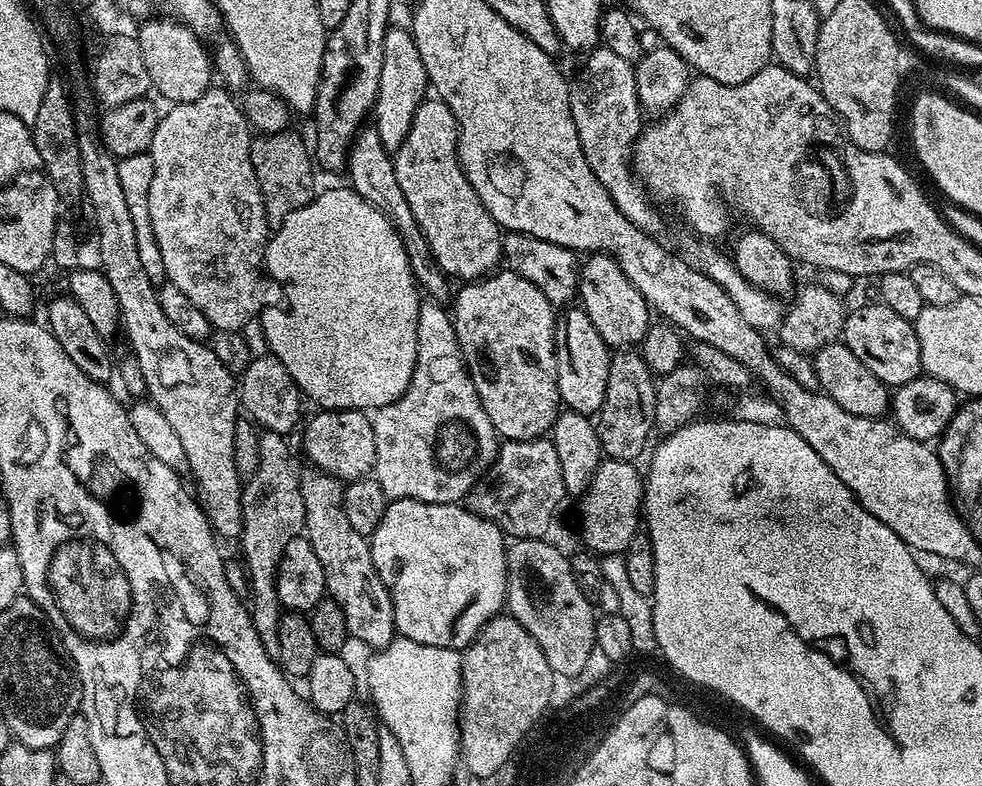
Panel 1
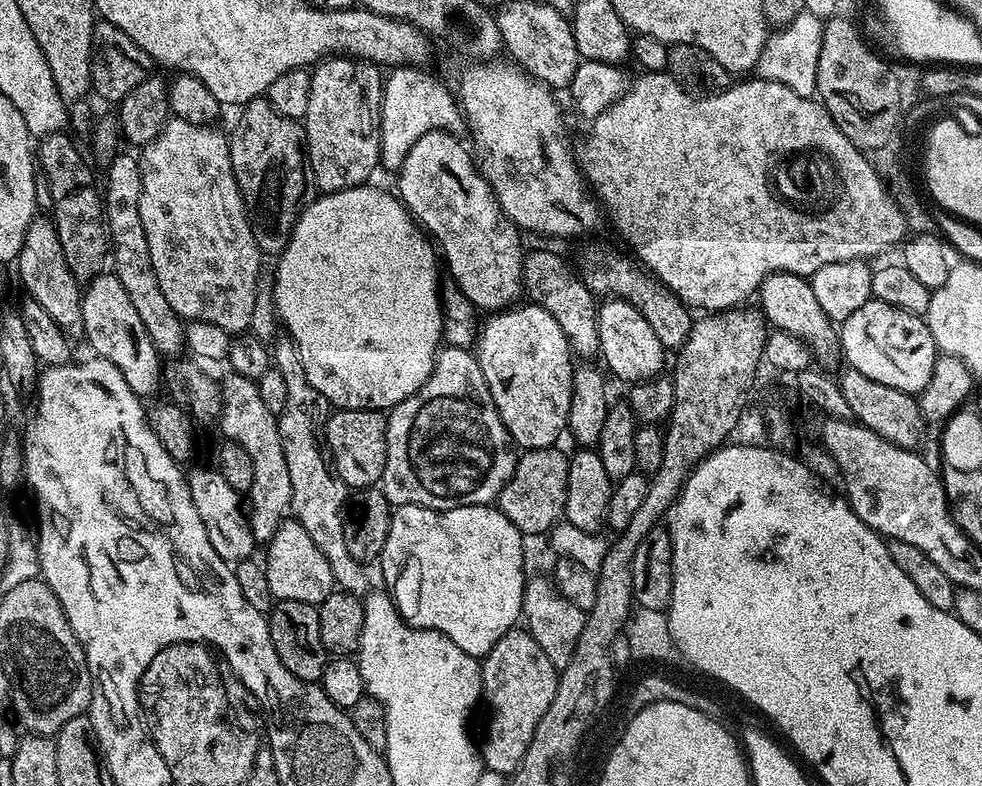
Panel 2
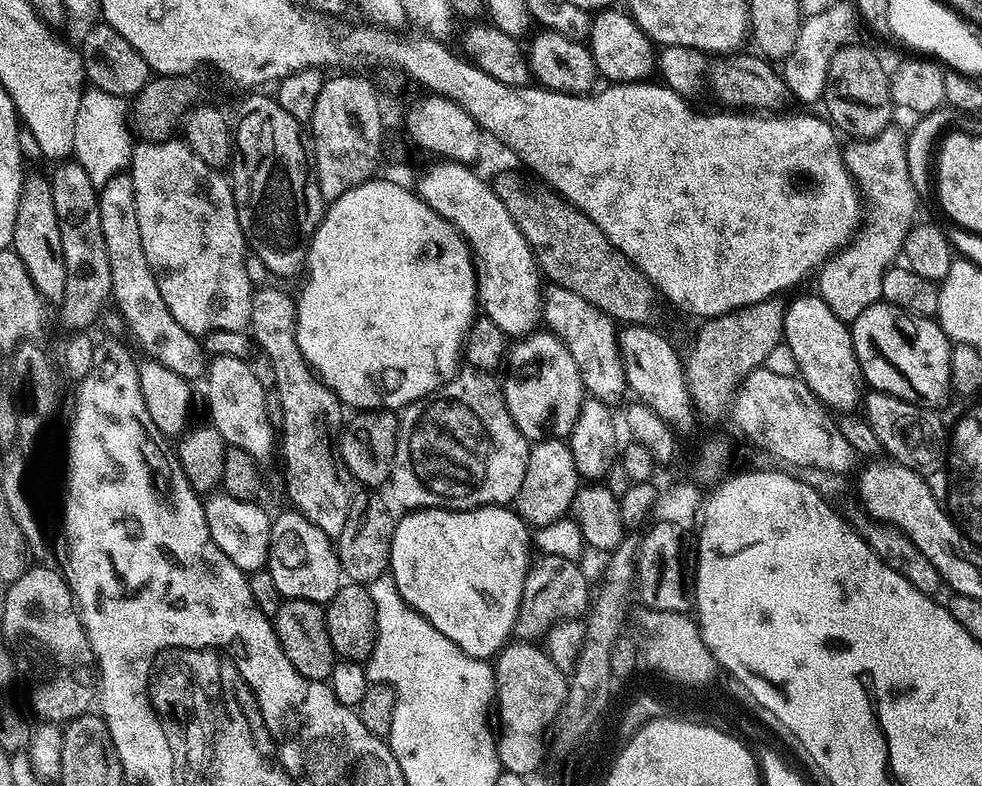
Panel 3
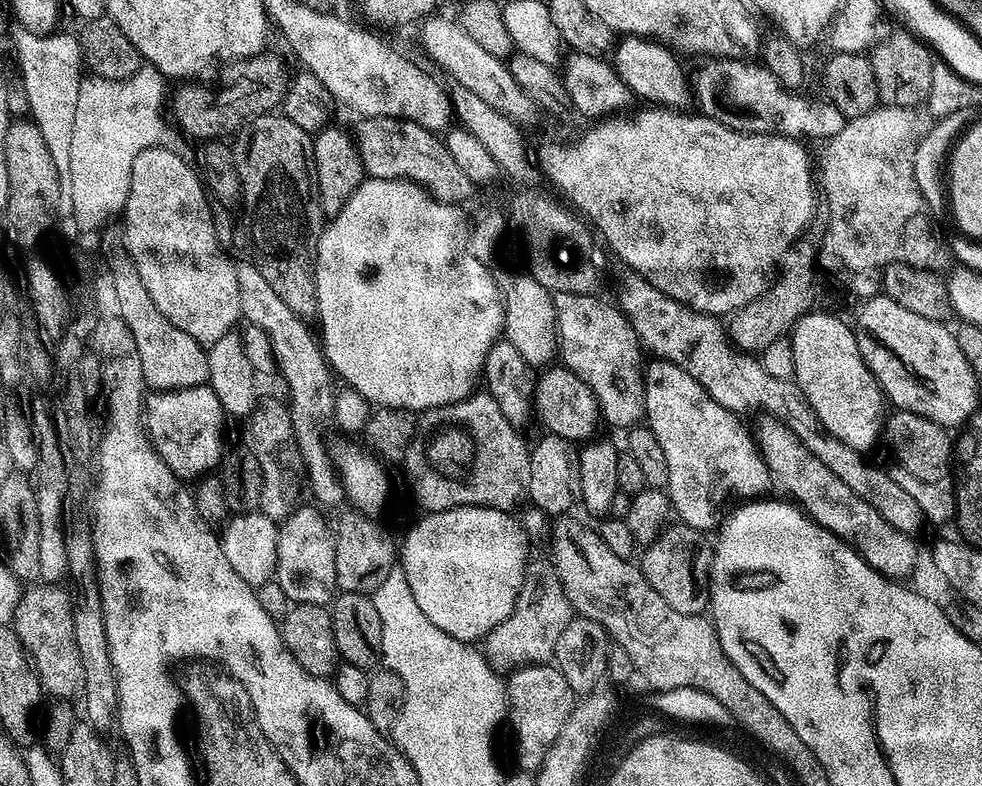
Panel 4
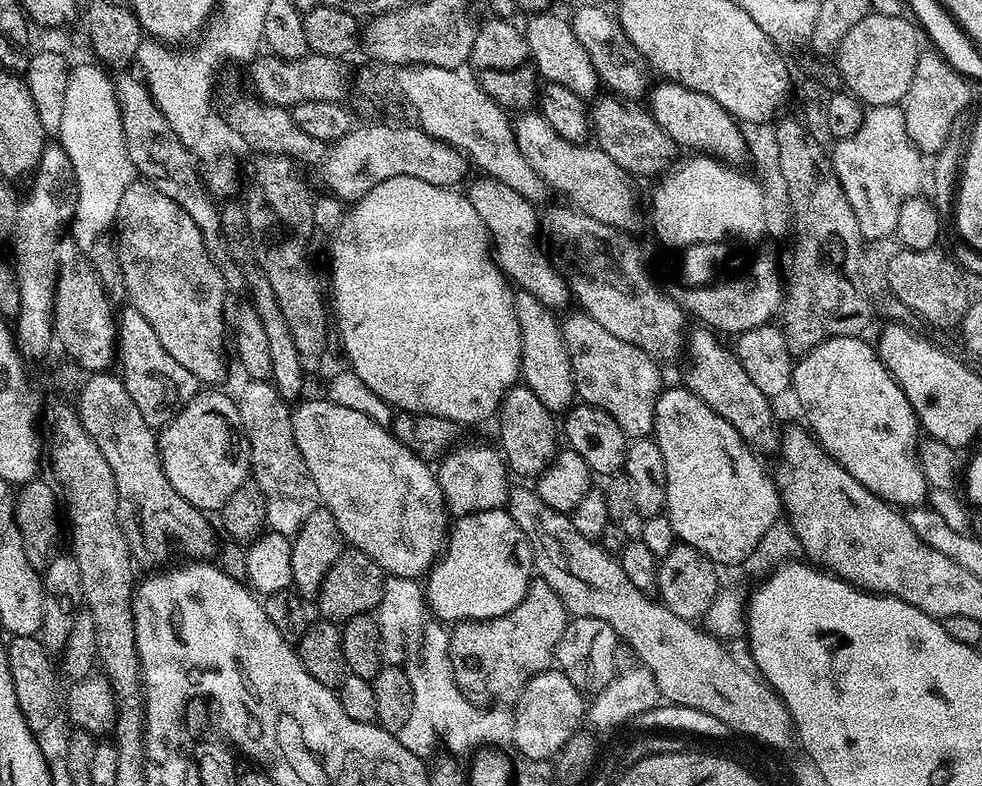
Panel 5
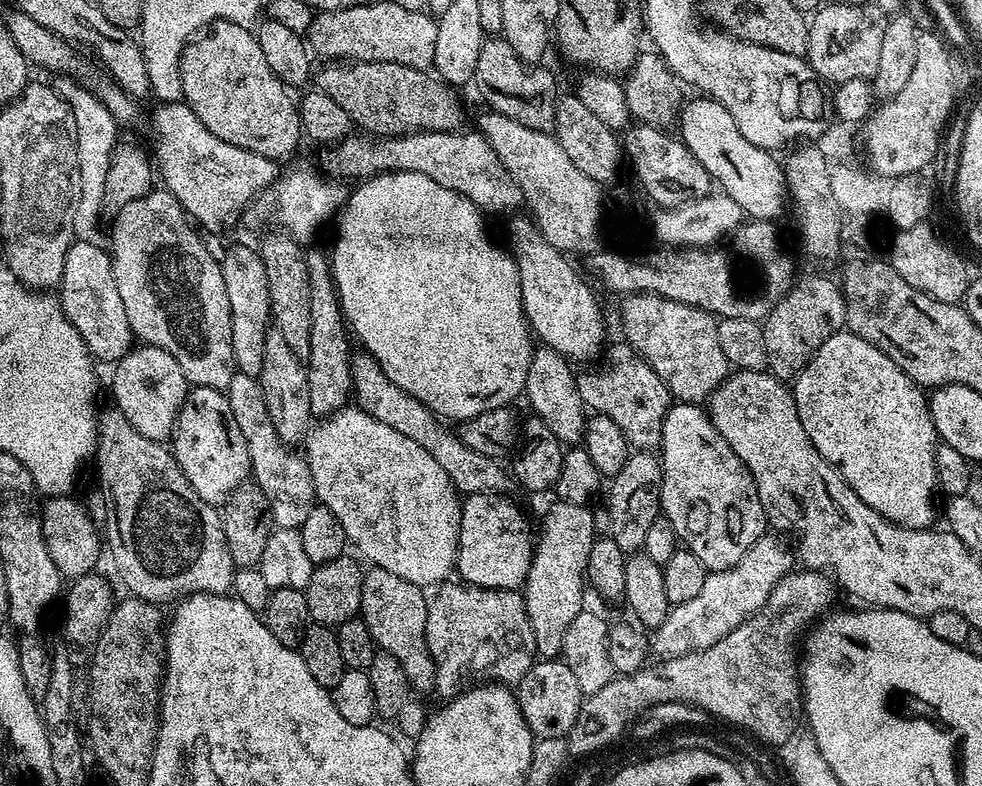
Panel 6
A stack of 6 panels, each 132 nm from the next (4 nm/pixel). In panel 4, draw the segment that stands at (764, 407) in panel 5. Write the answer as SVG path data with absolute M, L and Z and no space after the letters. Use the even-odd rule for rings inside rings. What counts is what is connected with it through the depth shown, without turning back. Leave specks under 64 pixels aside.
M764 418L764 421L754 428L754 439L759 447L760 457L764 459L768 473L772 475L772 484L780 487L784 492L789 492L789 494L784 494L799 505L808 519L830 530L832 535L844 541L845 544L851 544L874 571L887 576L889 580L907 581L907 576L916 568L917 541L913 537L902 534L902 530L894 530L894 526L890 526L890 522L886 522L886 518L882 518L882 514L878 514L878 510L870 506L870 502L858 498L858 494L854 494L854 490L850 490L846 482L839 480L823 462L818 462L818 458L814 458L814 454L810 454L810 450L802 446L798 434L794 434L794 430L787 428L782 421L775 418Z

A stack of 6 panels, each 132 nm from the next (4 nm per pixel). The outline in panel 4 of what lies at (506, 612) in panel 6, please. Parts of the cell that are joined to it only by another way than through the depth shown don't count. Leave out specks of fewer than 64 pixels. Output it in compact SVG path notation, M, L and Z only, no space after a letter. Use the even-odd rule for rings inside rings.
M529 563L524 569L524 584L520 587L515 610L483 637L482 651L489 666L500 674L526 668L529 664L549 663L556 655L558 637L573 619L574 609L566 598L555 564Z

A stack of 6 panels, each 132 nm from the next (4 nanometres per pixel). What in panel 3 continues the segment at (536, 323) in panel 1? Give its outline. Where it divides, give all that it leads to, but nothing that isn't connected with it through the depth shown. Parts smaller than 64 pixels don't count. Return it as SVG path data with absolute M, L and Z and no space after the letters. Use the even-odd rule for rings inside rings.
M537 330L530 336L517 339L507 353L507 368L508 377L502 380L504 401L510 410L510 418L514 418L521 434L529 442L567 438L574 430L574 422L578 422L586 393L582 374L578 374L578 365L574 363L574 358L570 358L570 350L566 350L563 340L547 330Z

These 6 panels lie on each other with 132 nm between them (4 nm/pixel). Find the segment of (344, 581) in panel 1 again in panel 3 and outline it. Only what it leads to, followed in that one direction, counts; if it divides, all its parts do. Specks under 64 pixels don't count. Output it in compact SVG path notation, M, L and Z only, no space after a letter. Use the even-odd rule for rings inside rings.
M260 286L252 293L250 302L250 318L248 328L254 341L255 347L260 348L262 356L269 360L273 366L275 399L280 402L278 419L278 454L284 459L284 484L288 487L288 500L295 511L300 512L318 530L322 530L330 537L340 535L342 526L346 526L346 518L350 514L350 506L354 495L354 481L348 472L346 462L342 462L338 441L345 423L346 416L343 416L340 399L331 392L324 384L324 381L312 371L306 362L302 350L298 346L296 337L296 300L288 297L280 288L266 288Z

